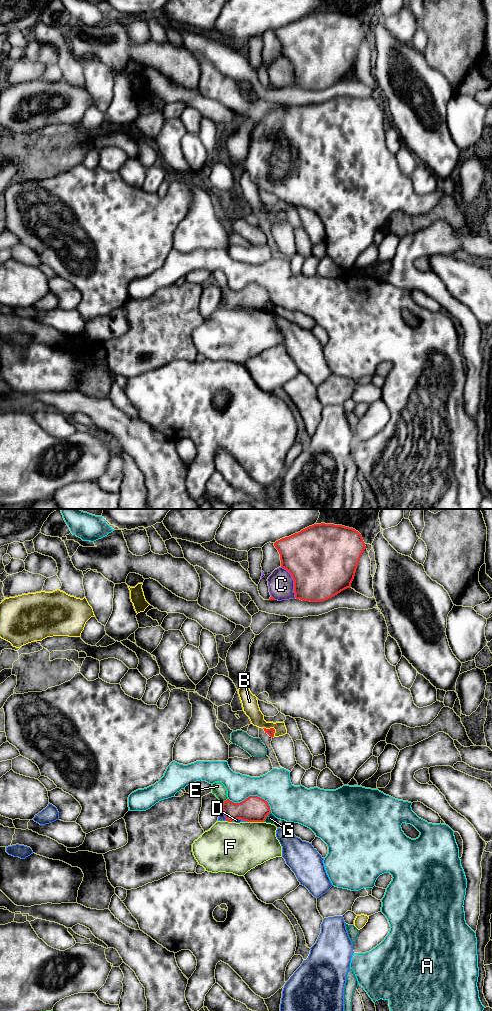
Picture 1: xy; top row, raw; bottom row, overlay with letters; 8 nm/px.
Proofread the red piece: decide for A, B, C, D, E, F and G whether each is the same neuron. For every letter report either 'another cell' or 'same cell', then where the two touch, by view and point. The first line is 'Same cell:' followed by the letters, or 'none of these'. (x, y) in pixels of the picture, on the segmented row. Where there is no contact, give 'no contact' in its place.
Same cell: none of these
A: another cell; contact xy (253, 796)
B: another cell; contact xy (272, 728)
C: another cell; contact xy (294, 581)
D: another cell; contact xy (225, 815)
E: another cell; contact xy (224, 801)
F: another cell; contact xy (256, 821)
G: another cell; contact xy (266, 816)

